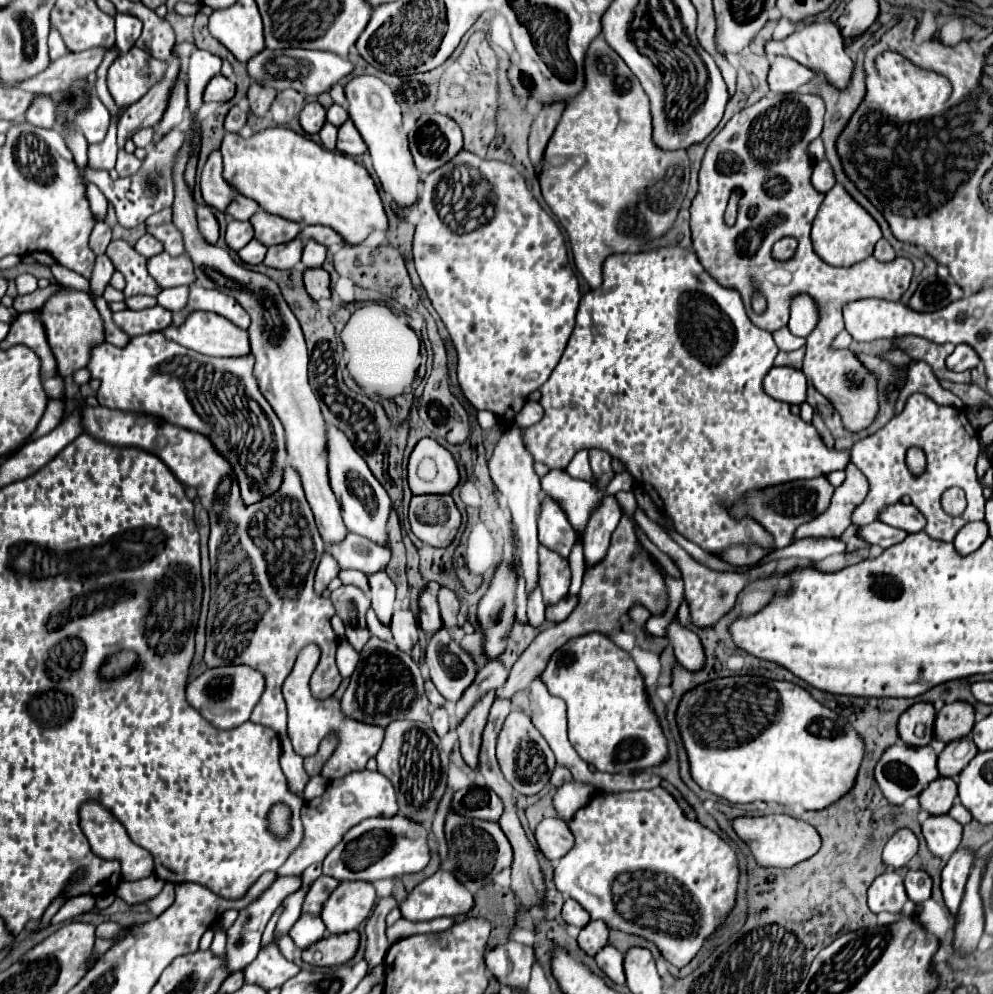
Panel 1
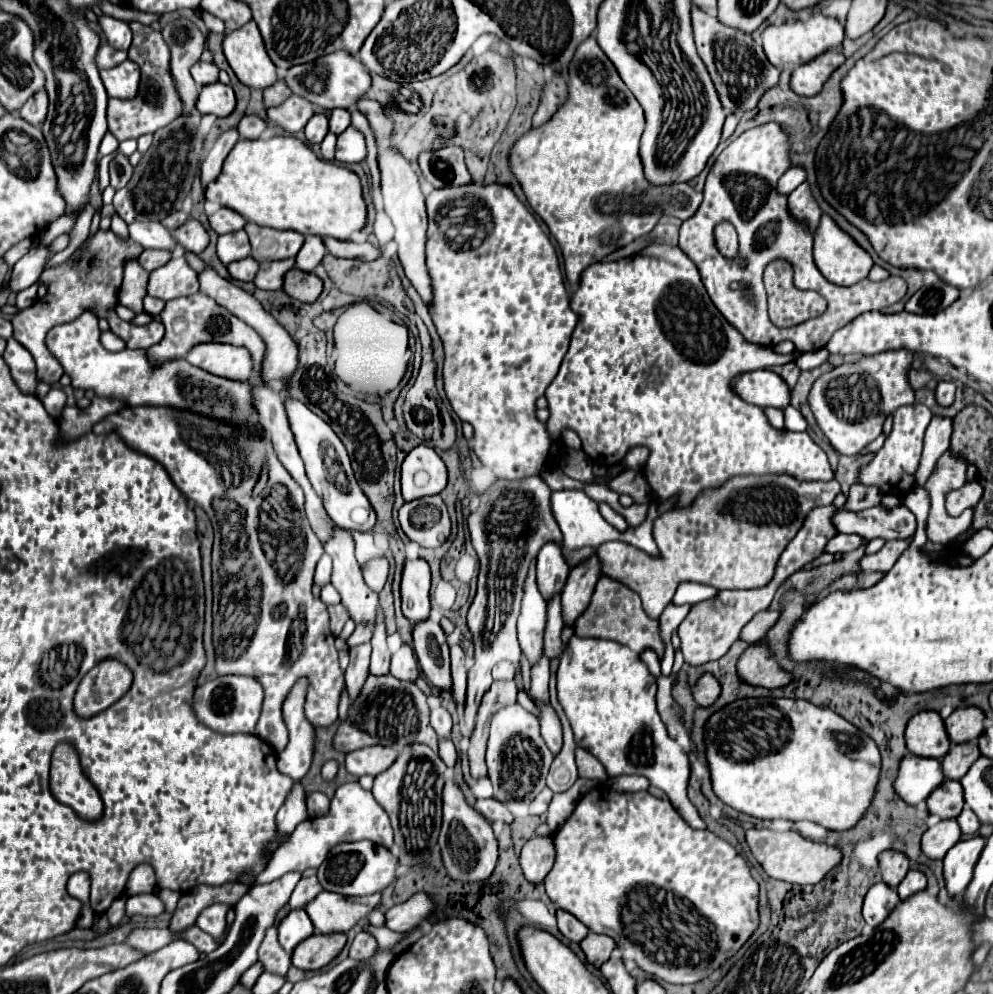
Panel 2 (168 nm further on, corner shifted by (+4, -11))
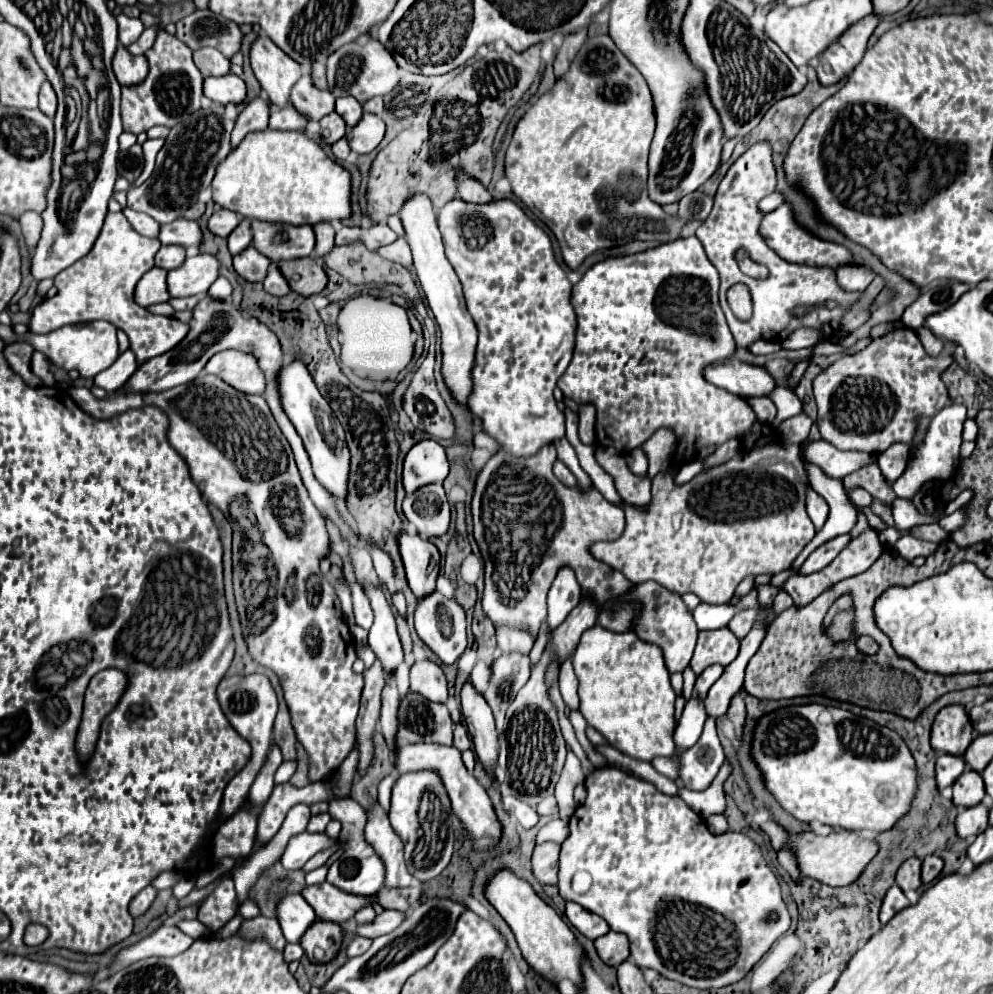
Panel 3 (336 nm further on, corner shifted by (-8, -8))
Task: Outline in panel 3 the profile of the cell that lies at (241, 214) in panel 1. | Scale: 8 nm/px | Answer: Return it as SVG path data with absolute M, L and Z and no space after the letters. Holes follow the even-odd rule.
M220 209L216 211L210 219L208 219L208 231L218 235L218 237L228 237L228 233L240 223L240 217L228 209Z

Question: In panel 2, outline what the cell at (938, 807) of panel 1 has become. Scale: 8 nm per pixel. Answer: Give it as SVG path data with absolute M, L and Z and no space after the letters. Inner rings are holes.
M946 780L928 796L926 804L928 804L928 812L942 818L942 820L956 818L962 812L962 806L964 806L960 782Z

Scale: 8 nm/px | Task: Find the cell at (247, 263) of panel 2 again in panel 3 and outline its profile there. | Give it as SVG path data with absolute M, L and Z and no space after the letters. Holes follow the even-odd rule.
M248 247L234 257L234 269L246 281L264 281L268 273L268 265L270 261L262 253L258 253L254 247Z

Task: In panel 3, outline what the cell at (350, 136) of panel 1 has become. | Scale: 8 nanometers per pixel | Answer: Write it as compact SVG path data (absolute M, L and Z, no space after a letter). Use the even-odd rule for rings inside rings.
M364 113L362 121L352 127L352 133L348 137L348 145L356 153L370 153L378 147L378 143L384 137L384 121L378 115Z

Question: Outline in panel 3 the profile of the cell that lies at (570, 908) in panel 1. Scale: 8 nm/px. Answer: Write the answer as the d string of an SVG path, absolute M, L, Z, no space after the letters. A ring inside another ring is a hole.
M572 901L566 903L566 911L564 911L564 913L566 913L568 921L570 921L584 937L588 937L588 939L592 939L592 941L610 931L608 923L606 923L602 917L590 913L588 909L584 909L584 907L578 905L578 903L572 903Z

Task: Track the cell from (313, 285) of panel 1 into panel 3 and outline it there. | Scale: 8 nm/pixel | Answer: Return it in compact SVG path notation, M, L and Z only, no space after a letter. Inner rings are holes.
M312 257L294 259L294 261L280 261L276 265L278 265L280 273L284 275L284 279L288 281L290 289L300 295L308 297L308 295L320 293L328 283L324 269Z

